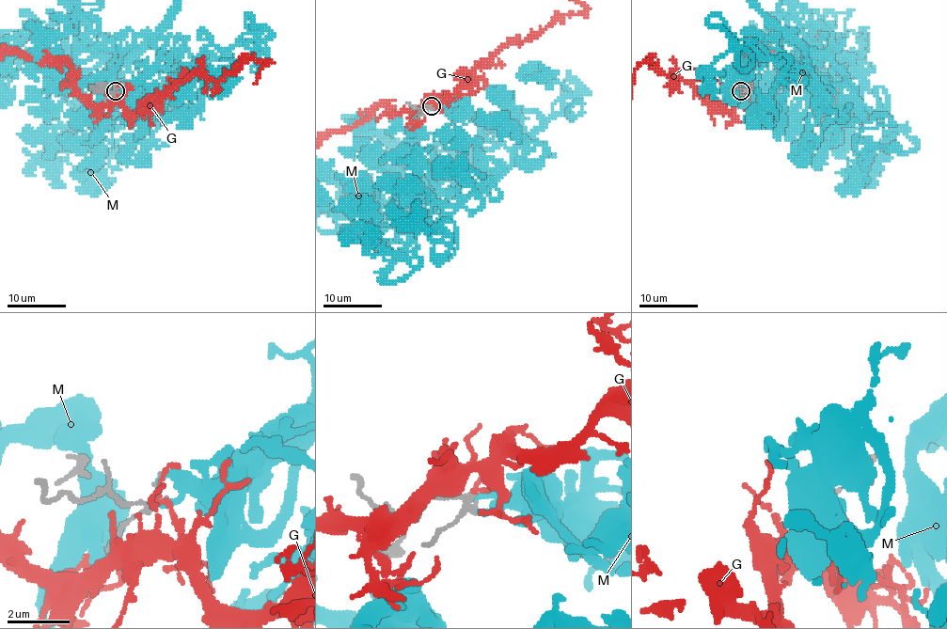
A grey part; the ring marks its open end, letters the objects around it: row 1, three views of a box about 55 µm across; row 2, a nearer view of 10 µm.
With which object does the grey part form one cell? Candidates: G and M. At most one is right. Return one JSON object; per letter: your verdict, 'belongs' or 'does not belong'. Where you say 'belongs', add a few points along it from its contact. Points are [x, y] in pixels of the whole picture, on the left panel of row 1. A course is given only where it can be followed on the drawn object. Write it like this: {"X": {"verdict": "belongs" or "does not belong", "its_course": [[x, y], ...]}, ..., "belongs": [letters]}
{"G": {"verdict": "does not belong"}, "M": {"verdict": "does not belong"}, "belongs": []}

